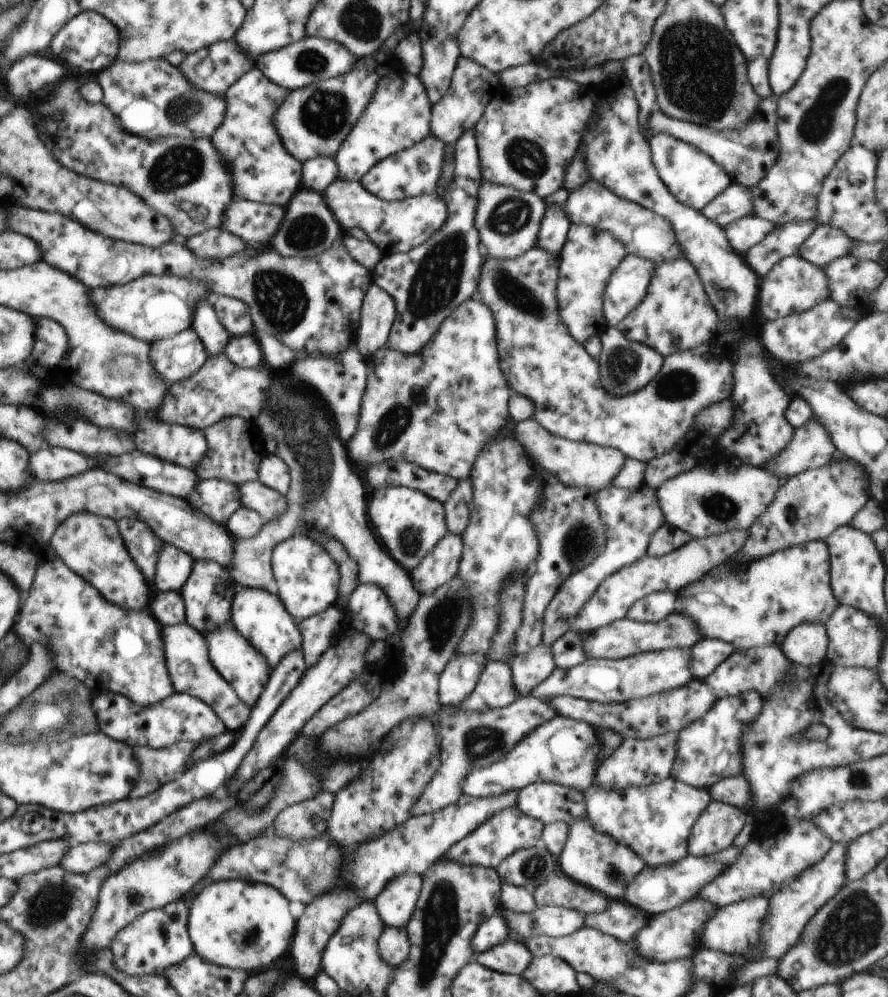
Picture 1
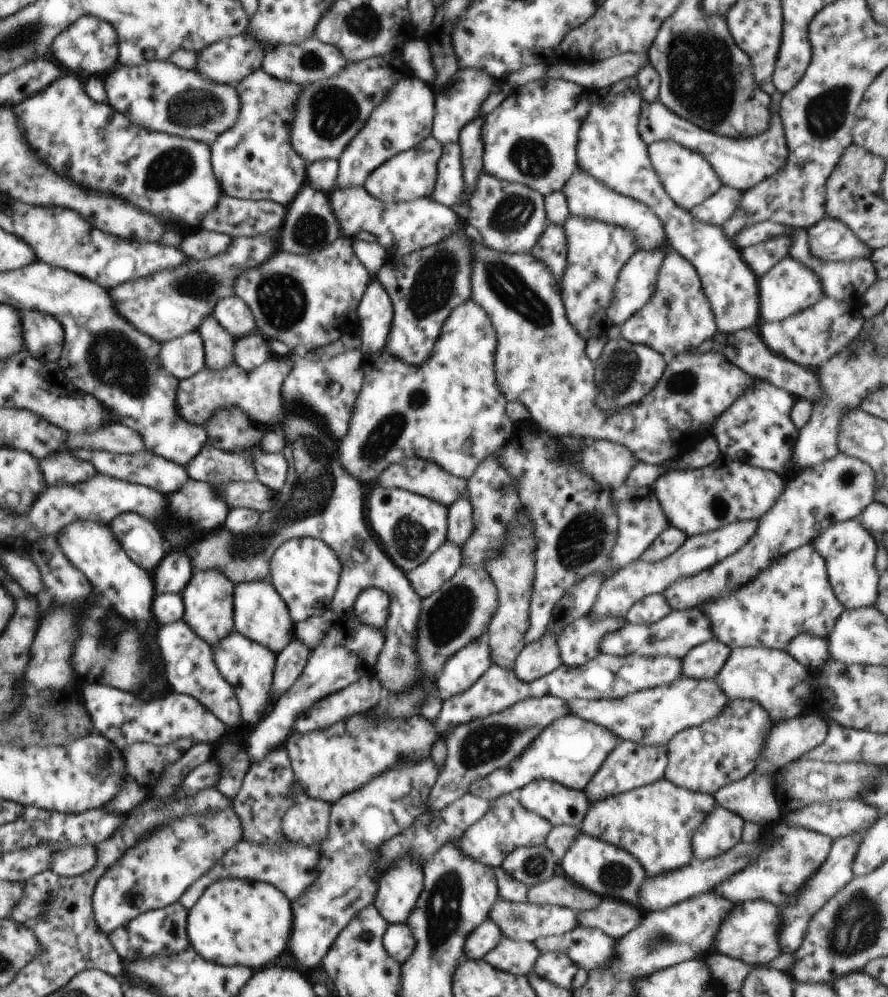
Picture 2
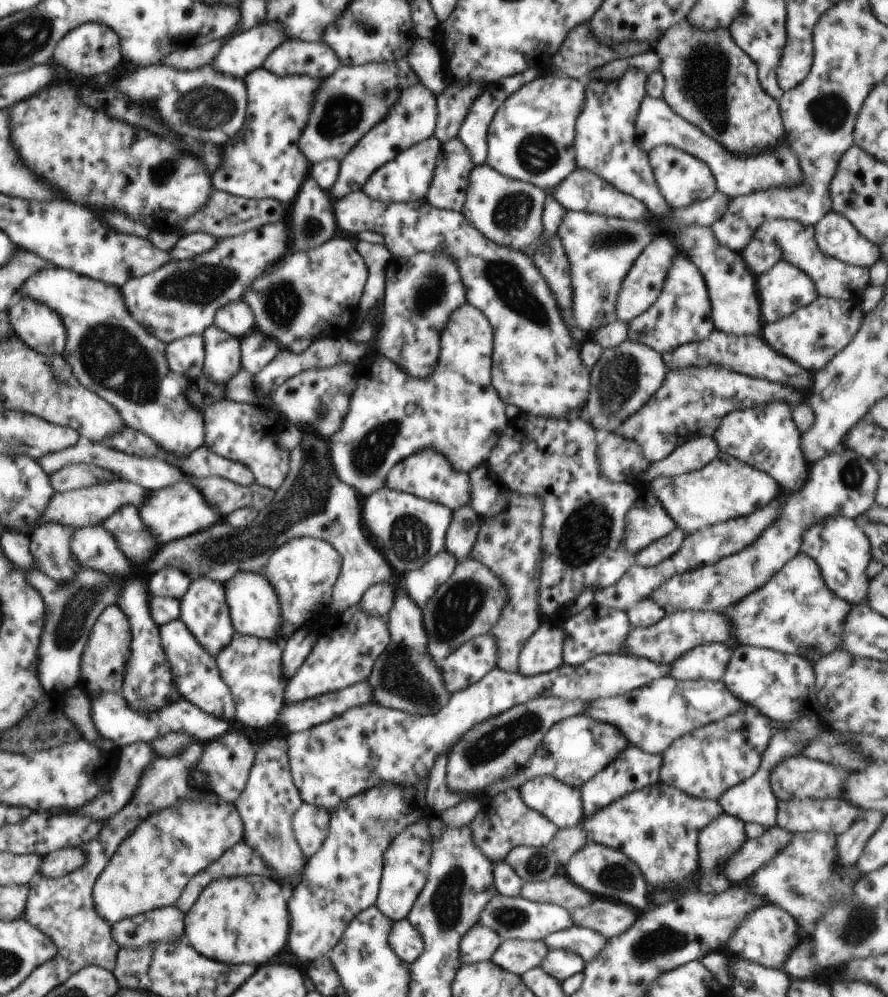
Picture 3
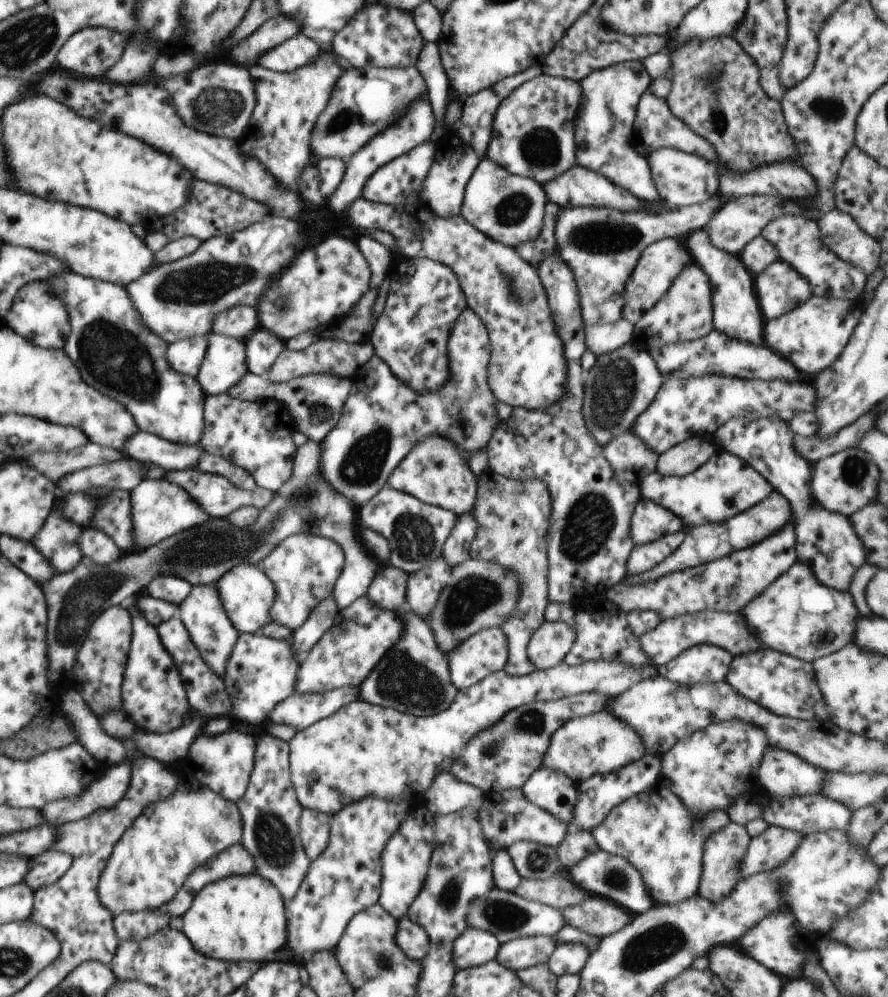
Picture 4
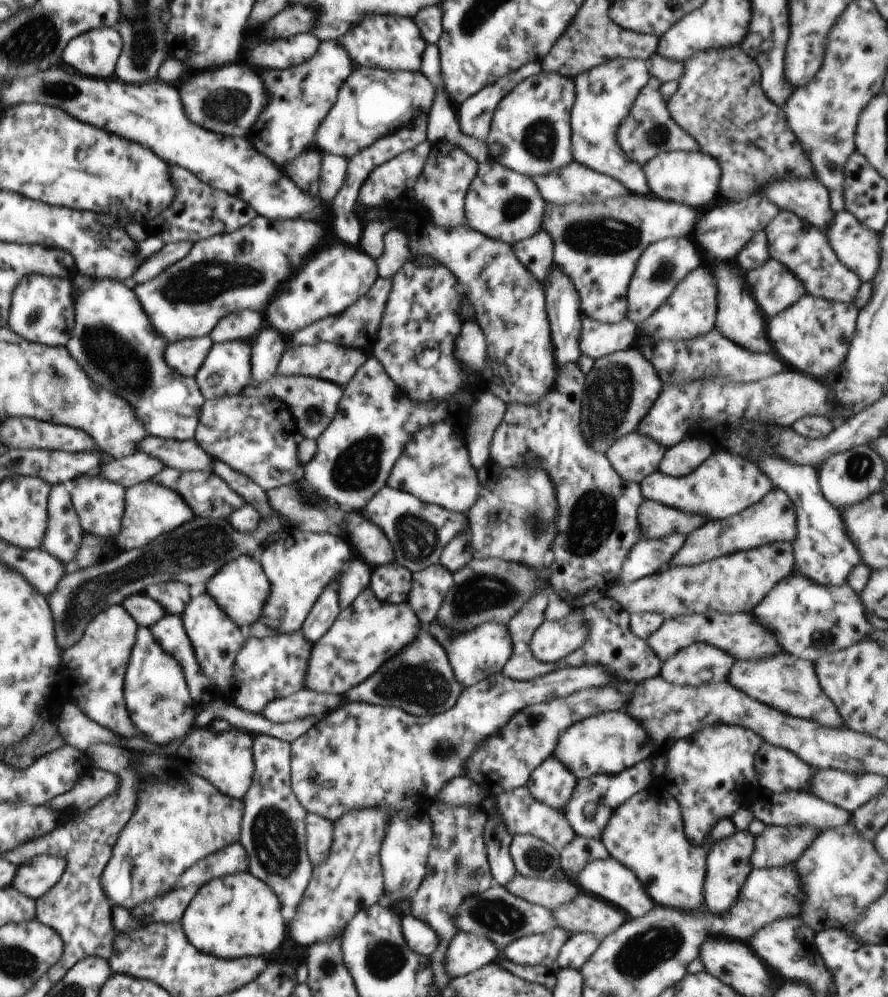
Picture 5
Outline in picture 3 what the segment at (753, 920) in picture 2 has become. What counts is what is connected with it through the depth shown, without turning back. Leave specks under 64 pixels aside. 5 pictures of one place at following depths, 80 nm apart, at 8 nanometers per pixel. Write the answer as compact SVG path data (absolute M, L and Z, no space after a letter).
M772 903L766 904L755 908L744 920L744 924L733 932L724 951L739 959L746 959L766 968L783 971L792 951L802 942L802 940L799 942L800 930L799 924L796 924L796 920L788 912Z

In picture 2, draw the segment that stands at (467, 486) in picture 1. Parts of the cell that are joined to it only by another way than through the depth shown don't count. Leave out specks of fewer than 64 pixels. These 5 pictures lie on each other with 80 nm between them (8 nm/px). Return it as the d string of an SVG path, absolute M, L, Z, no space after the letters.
M464 494L456 502L453 502L448 510L447 540L458 545L462 550L465 542L473 535L475 528L473 508L468 494Z

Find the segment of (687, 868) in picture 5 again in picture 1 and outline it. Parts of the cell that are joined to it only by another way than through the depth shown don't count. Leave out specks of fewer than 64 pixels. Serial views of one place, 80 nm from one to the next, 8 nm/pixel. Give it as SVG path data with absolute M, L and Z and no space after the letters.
M671 777L660 783L628 786L622 790L608 790L592 784L582 794L590 824L598 832L632 848L649 868L674 864L689 854L692 826L711 800L705 789L693 788Z

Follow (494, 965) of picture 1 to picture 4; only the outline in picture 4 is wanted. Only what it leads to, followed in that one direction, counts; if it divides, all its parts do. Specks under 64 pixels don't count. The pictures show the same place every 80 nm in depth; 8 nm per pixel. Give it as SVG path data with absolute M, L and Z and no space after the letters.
M554 935L522 937L500 945L496 960L511 971L547 964L556 950Z

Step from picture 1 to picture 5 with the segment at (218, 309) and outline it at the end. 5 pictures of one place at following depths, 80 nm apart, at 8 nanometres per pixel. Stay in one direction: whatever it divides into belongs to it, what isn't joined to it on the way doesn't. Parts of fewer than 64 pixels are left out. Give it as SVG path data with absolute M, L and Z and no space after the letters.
M246 309L225 316L209 334L214 343L228 341L250 342L262 329L262 316L258 312Z

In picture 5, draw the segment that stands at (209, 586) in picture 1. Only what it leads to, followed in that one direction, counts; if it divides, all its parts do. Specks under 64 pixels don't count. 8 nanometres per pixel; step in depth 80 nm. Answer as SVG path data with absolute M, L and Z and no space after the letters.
M206 592L190 599L182 611L181 619L192 643L195 659L215 688L225 693L227 689L233 687L235 658L246 640L245 631L230 620L219 604L216 604L216 601Z

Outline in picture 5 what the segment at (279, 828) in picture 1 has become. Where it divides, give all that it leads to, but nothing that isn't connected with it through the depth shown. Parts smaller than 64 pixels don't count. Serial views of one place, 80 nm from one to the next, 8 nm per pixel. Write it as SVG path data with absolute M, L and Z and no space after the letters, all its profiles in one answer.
M307 813L305 831L311 865L318 867L329 857L333 843L333 822L316 813Z

